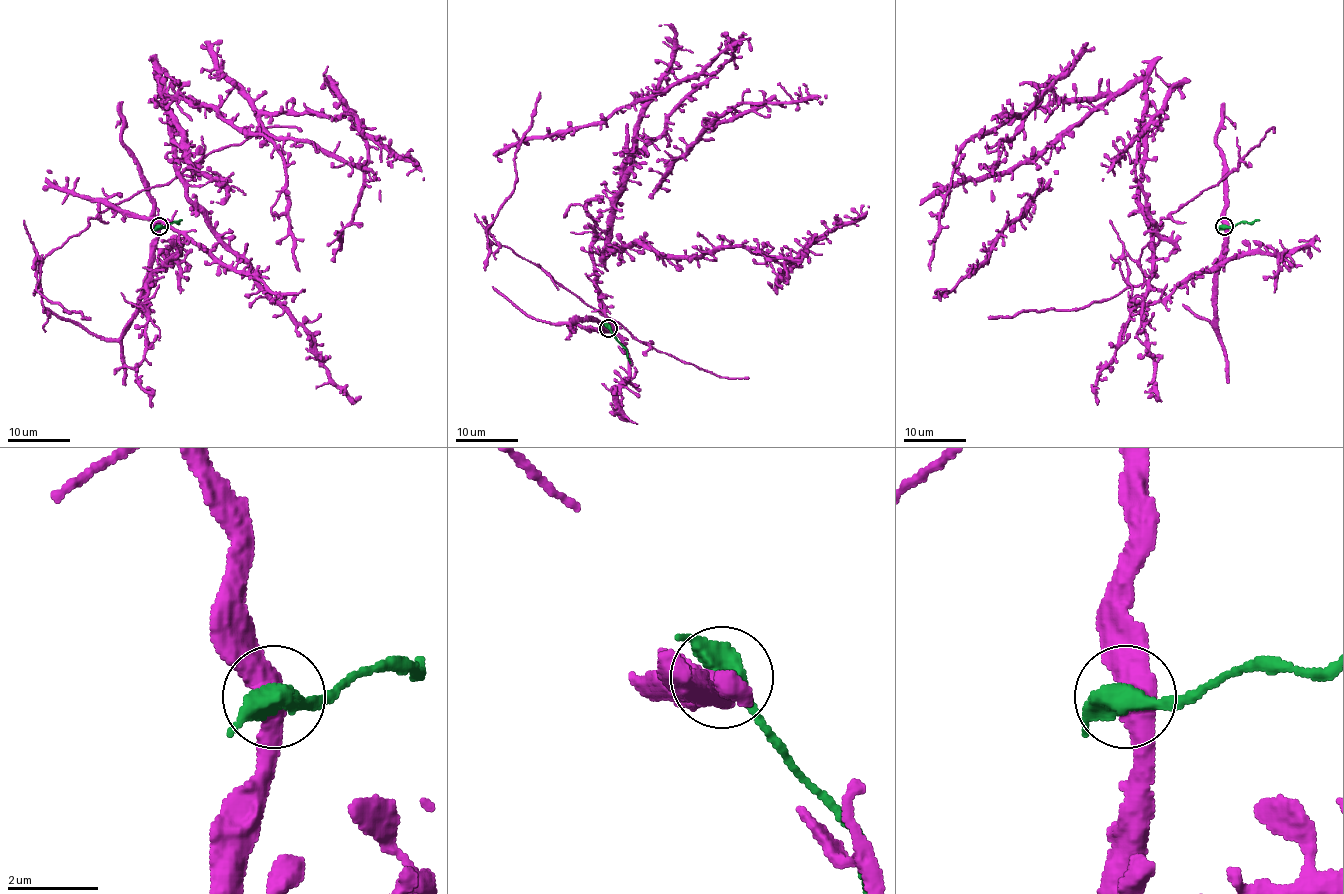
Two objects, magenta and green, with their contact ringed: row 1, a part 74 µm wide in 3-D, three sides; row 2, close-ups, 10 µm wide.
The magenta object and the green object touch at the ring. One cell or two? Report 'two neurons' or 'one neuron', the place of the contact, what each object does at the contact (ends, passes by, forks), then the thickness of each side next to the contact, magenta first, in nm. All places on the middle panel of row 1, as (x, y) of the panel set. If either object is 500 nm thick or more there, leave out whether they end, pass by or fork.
two neurons; at (608, 328); 500 nm thick on the magenta side, 460 nm on the other

